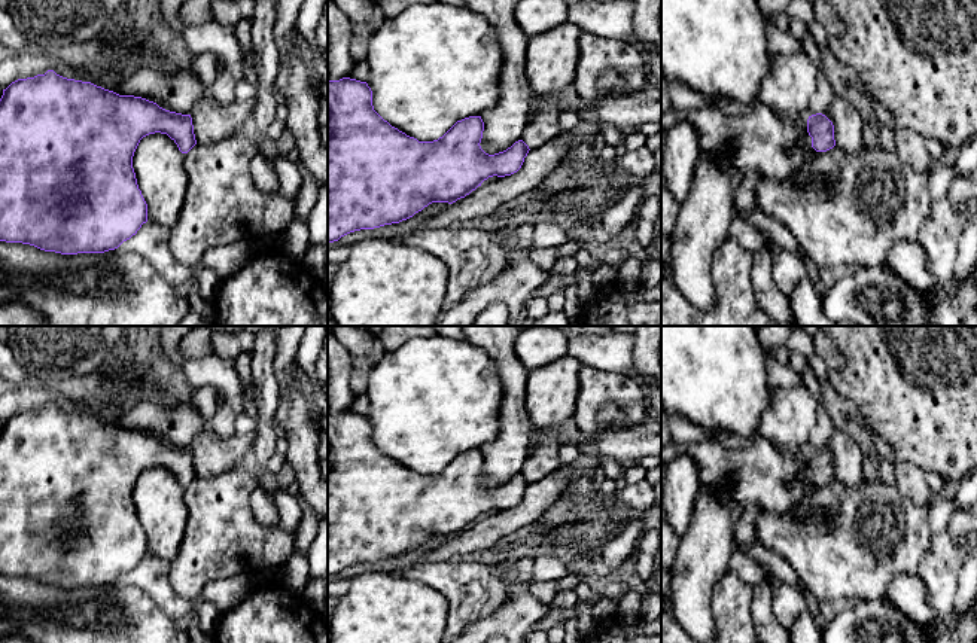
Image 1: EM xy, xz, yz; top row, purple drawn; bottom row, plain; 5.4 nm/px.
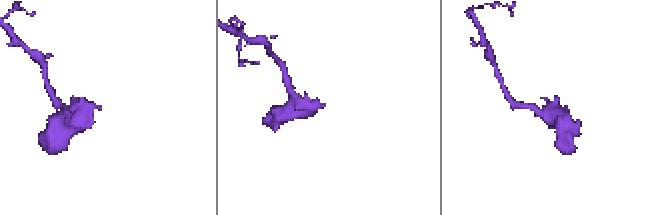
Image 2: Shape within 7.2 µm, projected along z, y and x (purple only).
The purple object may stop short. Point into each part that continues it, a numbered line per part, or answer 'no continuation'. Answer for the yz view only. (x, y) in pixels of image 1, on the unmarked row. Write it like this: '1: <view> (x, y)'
no continuation

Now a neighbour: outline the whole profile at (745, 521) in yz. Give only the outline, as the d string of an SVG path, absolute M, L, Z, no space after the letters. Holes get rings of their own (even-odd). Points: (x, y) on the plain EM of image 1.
M749 505L736 516L734 524L734 549L757 543L755 524L761 509L757 505Z

